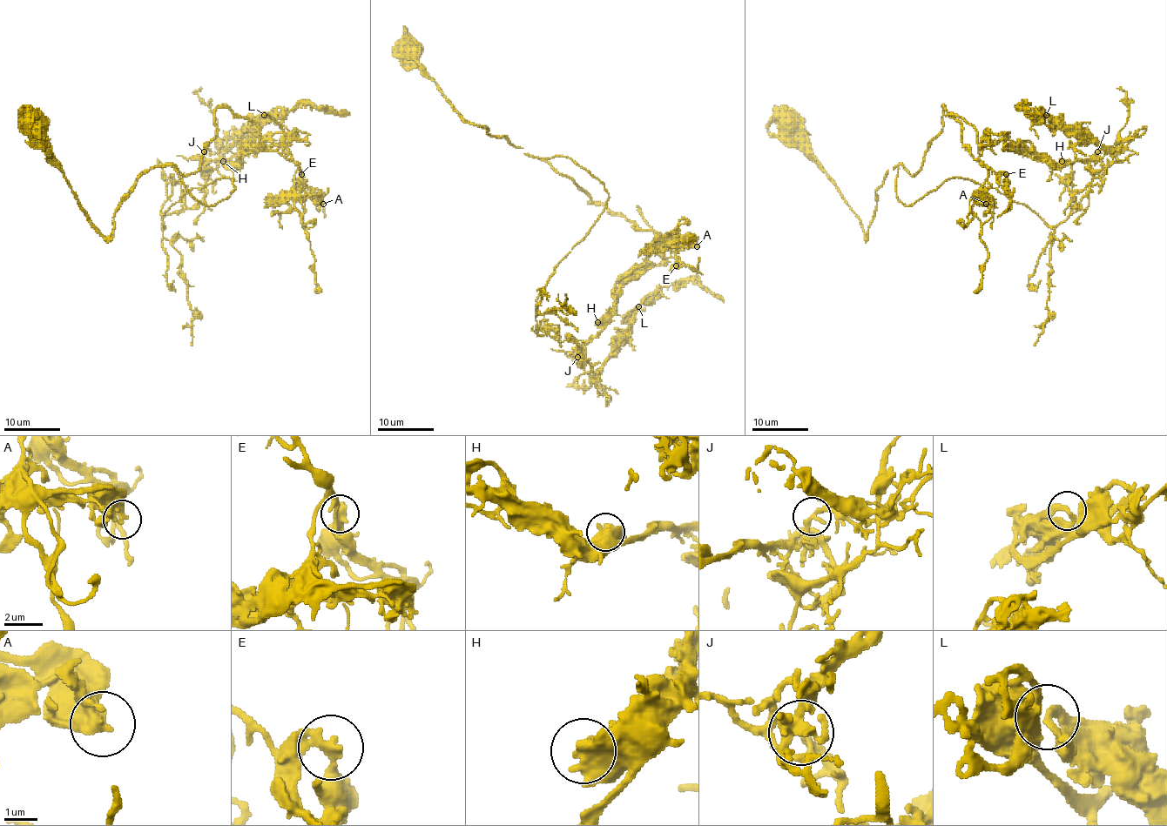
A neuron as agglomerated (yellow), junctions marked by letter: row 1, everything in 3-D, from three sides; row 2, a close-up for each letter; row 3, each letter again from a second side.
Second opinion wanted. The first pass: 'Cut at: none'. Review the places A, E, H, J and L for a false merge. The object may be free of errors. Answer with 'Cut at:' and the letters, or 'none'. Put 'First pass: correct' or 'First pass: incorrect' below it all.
Cut at: none
First pass: correct

